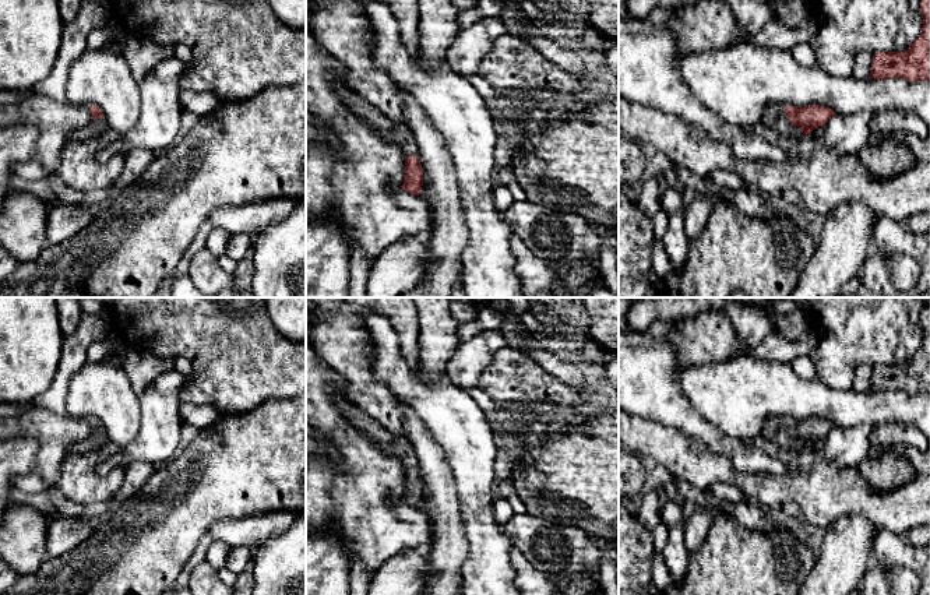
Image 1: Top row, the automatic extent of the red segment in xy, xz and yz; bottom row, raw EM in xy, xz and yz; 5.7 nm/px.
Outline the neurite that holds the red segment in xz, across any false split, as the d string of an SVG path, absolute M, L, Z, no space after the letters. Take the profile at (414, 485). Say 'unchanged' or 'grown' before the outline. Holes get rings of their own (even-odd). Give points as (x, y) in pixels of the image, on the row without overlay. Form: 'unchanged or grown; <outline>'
grown; M332 395L341 413L366 437L376 448L384 454L395 455L405 469L405 493L401 499L409 507L419 508L423 499L423 480L419 475L415 450L412 444L401 436L395 436L380 423L374 422L357 406Z

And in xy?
grown; M95 418L88 419L88 420L92 427L92 434L82 441L74 443L67 450L67 454L85 454L91 451L99 451L106 444L102 423Z

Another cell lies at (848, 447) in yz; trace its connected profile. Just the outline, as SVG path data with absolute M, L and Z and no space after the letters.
M870 423L846 429L835 427L803 453L835 462L838 469L857 468L871 454L871 434L874 432L876 427Z

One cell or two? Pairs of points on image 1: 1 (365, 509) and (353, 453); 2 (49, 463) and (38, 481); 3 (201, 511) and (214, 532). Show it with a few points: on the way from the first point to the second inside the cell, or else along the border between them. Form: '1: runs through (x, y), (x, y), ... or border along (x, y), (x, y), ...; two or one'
1: runs through (365, 495), (365, 475), (359, 467); one
2: runs through (46, 467), (39, 476); one
3: border along (243, 518), (218, 520), (205, 534); two

